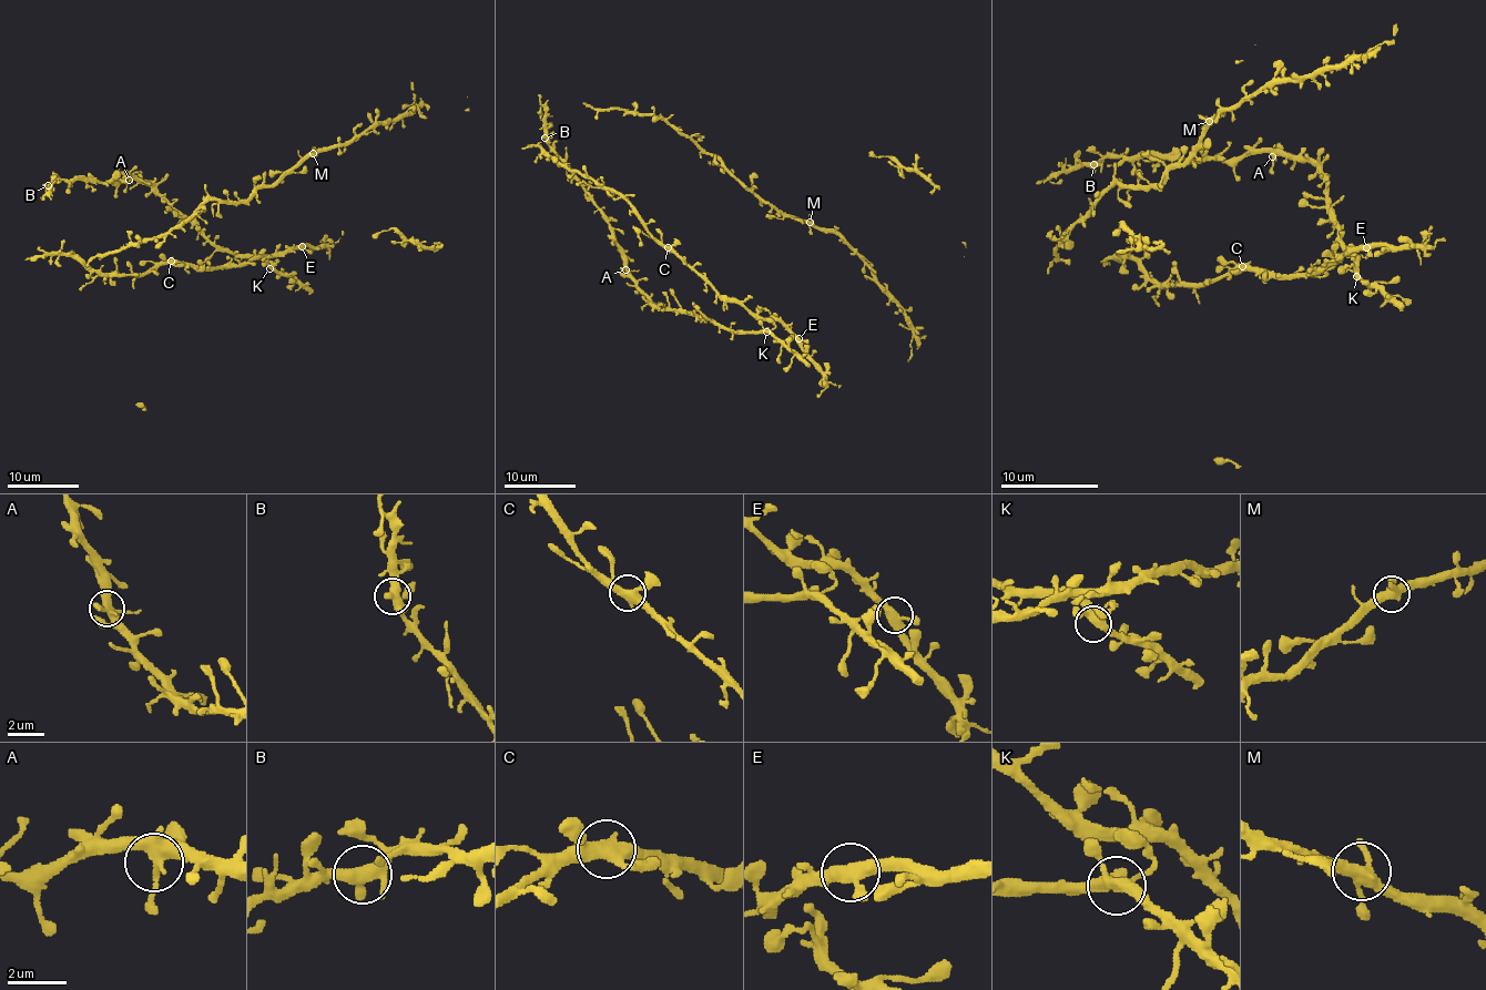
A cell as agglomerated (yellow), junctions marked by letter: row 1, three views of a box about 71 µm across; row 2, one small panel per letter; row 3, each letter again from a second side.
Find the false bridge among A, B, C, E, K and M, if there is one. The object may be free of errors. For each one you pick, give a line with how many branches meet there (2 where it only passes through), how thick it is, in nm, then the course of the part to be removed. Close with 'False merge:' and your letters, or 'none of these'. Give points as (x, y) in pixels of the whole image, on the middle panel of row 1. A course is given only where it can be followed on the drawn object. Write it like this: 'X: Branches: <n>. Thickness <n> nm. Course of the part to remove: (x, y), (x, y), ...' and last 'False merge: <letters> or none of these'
False merge: none of these

